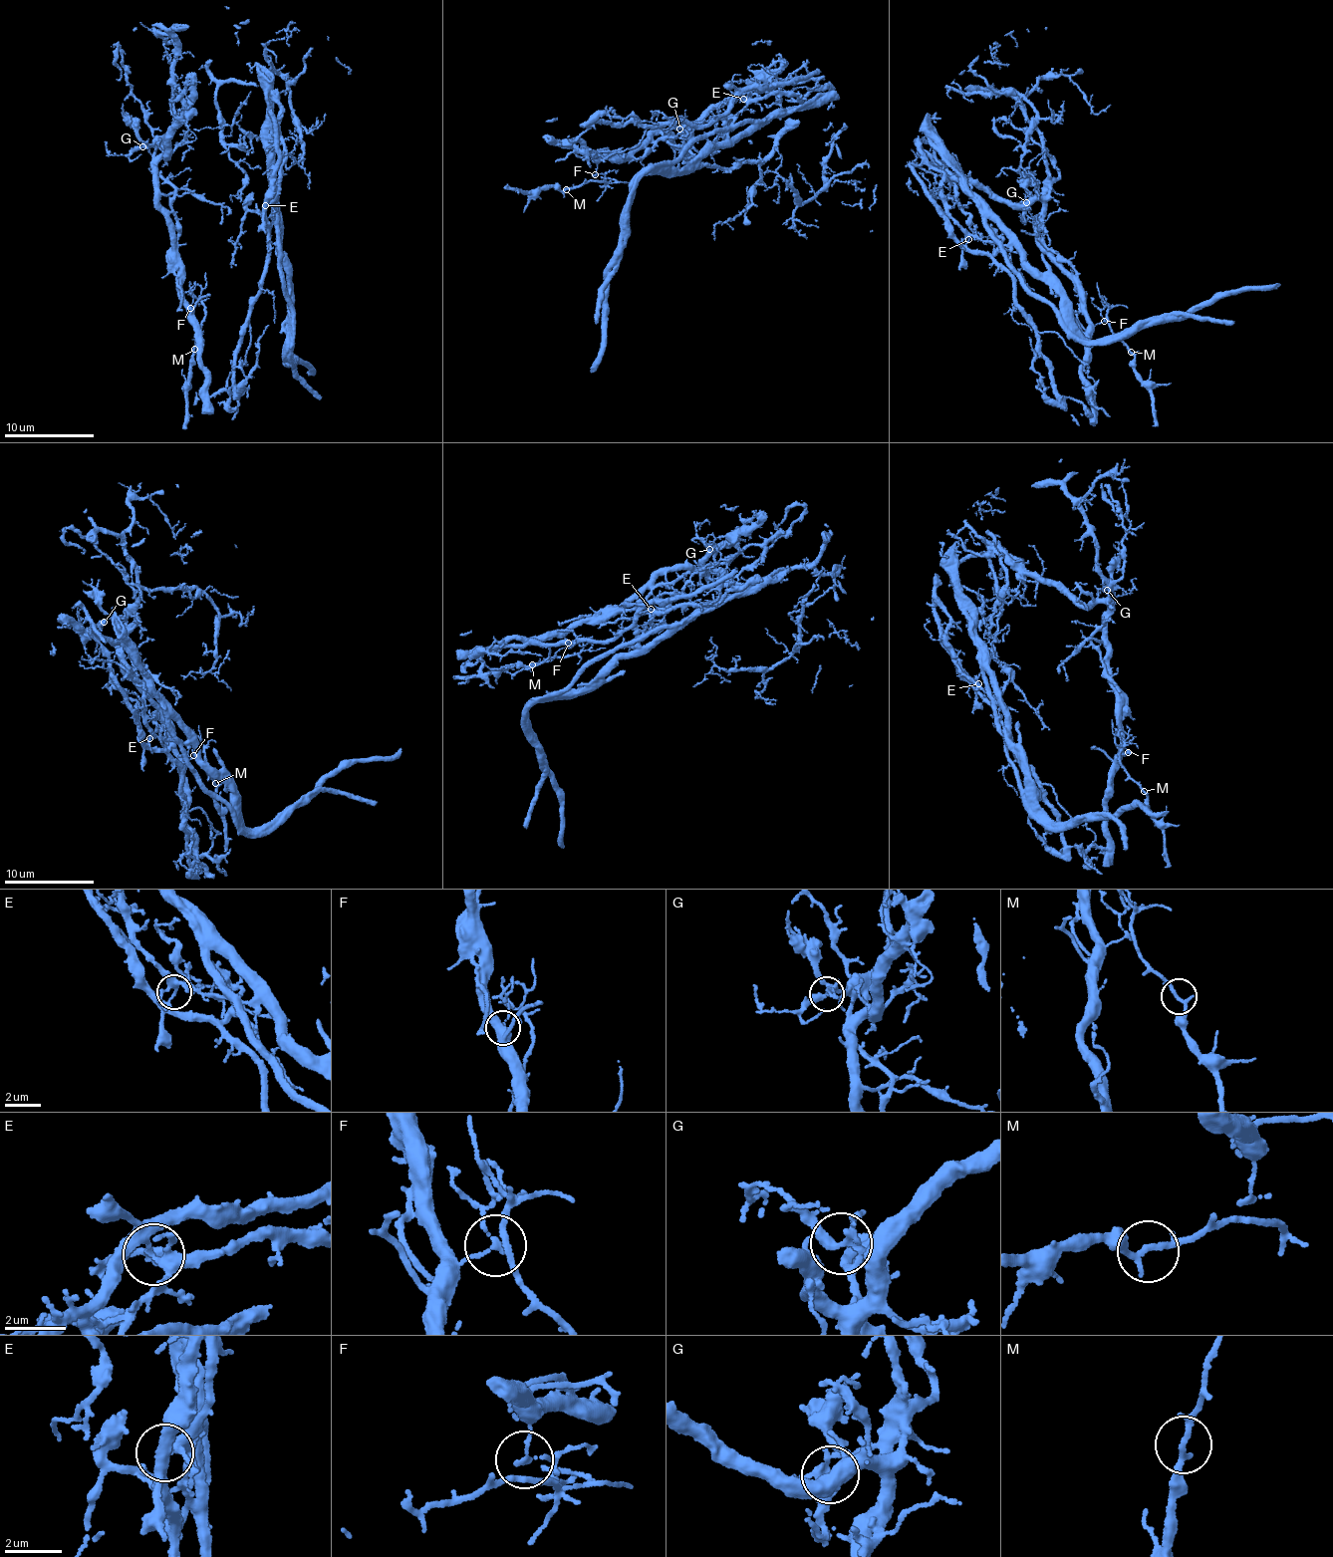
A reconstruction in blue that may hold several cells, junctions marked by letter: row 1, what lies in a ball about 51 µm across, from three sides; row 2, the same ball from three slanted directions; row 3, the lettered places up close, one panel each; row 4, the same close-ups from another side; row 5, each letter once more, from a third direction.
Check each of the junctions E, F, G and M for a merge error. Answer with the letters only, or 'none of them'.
E, F

